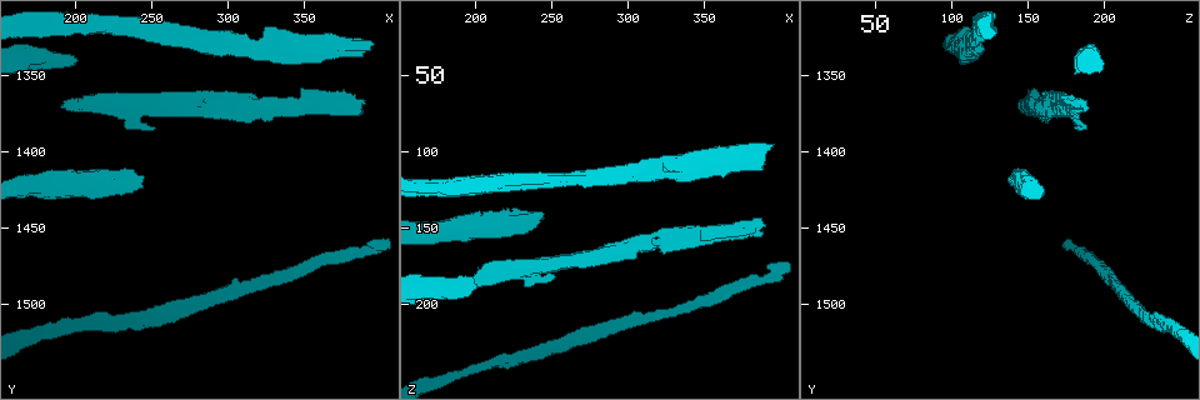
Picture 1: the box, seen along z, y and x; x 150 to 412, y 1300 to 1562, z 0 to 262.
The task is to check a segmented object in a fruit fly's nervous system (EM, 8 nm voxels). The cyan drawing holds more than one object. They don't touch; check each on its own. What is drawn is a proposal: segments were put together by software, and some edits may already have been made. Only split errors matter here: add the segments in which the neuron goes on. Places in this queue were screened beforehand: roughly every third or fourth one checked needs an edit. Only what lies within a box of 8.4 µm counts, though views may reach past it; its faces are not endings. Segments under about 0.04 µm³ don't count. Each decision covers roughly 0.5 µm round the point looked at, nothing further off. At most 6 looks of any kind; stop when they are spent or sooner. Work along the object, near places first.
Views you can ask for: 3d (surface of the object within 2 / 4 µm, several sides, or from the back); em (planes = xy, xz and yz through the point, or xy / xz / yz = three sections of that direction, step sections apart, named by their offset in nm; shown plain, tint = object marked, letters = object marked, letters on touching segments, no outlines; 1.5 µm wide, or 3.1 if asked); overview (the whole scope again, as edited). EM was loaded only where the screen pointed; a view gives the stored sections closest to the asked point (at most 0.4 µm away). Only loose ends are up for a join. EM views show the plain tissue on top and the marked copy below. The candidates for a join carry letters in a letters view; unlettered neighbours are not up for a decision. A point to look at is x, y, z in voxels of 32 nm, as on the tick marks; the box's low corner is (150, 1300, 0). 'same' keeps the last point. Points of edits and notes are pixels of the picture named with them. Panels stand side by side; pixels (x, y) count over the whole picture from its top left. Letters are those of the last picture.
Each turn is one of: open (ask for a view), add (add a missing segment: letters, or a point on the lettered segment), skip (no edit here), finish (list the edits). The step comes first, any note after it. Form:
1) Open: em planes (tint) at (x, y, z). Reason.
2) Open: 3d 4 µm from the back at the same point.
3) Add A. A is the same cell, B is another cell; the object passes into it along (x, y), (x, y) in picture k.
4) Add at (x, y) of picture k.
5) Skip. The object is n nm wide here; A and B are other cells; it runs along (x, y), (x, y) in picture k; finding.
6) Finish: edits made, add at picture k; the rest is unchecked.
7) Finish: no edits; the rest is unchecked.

Open: em xy step 4 (letters) at (246, 1418, 140). An open end.

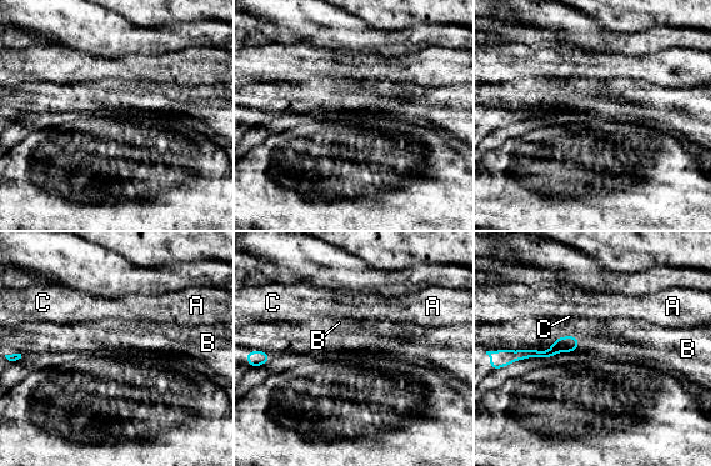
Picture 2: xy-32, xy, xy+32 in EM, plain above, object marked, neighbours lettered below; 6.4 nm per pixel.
Add B. B is the same cell, A and C are other cells; it goes on there.

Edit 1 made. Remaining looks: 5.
Open: 3d 4 µm at (388, 1366, 146). Branch stops here.

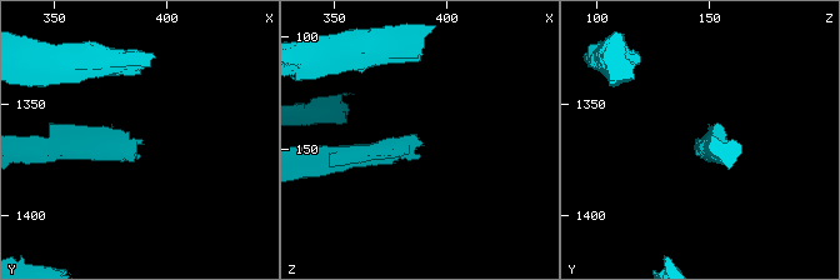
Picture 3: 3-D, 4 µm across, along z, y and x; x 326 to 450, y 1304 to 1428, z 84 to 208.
Open: em yz step 4 (letters) at (389, 1366, 147).

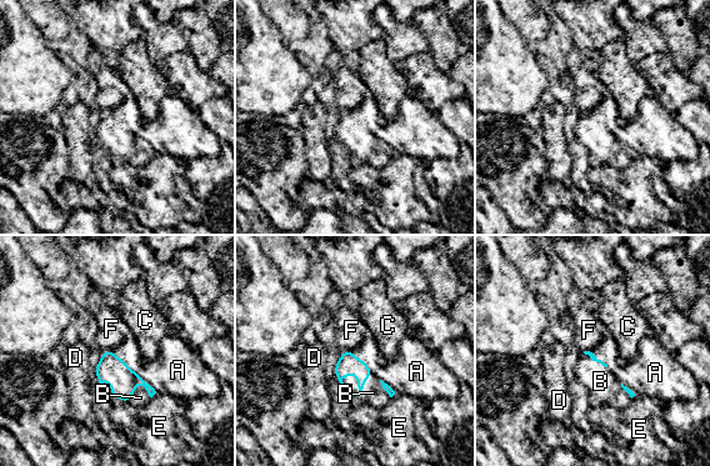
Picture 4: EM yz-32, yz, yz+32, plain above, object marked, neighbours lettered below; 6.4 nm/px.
Open: em planes (letters) at the same point. Cut it another way.

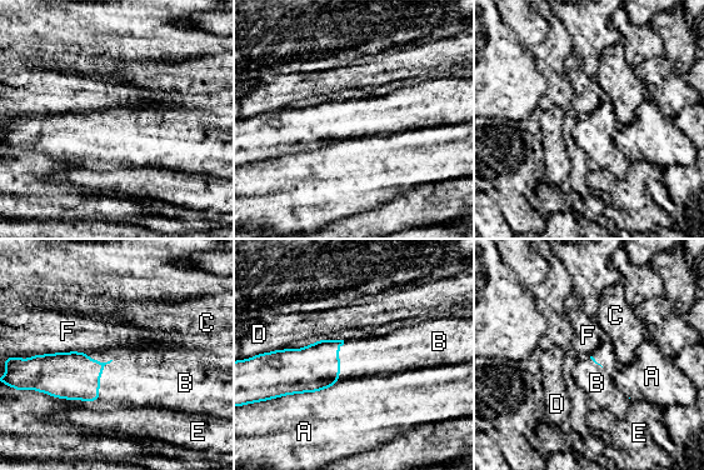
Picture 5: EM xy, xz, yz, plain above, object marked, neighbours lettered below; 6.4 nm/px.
Add B. B is the same cell, A, C, D, E and F are other cells; the object passes into it along (65, 375), (99, 378), (133, 380) in picture 5; it goes on there.

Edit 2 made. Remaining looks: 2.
Open: overview.

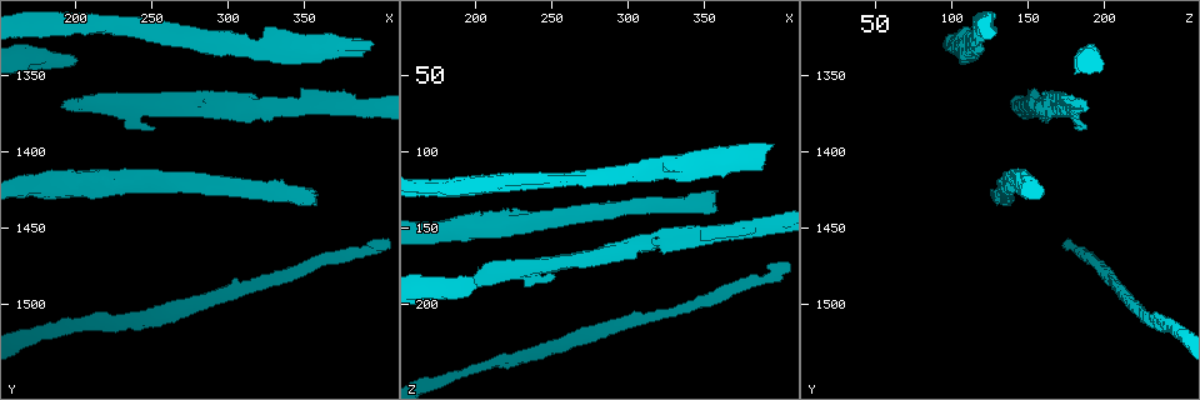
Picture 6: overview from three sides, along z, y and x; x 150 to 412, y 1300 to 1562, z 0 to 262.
Open: em xy step 4 (letters) at (394, 1330, 94). An open end.

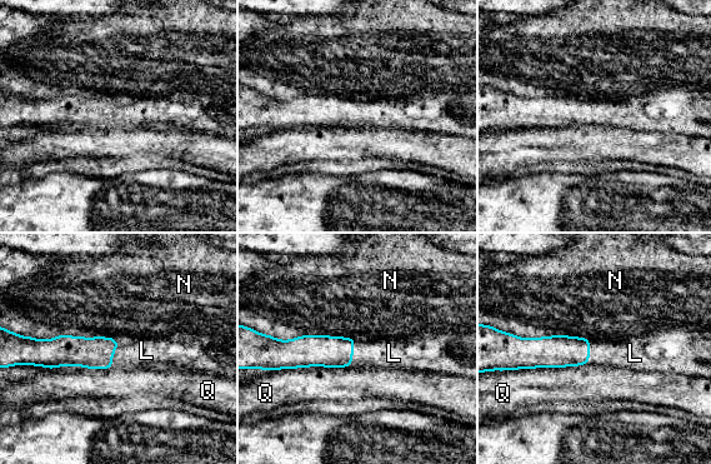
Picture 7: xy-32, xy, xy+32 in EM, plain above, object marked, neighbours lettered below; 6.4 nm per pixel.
Add L. L is the same cell, N and Q are other cells; the neuron continues.

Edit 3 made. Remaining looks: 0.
Finish: edits made, add at picture 2, add at picture 5, add at picture 7; the rest is unchecked.

